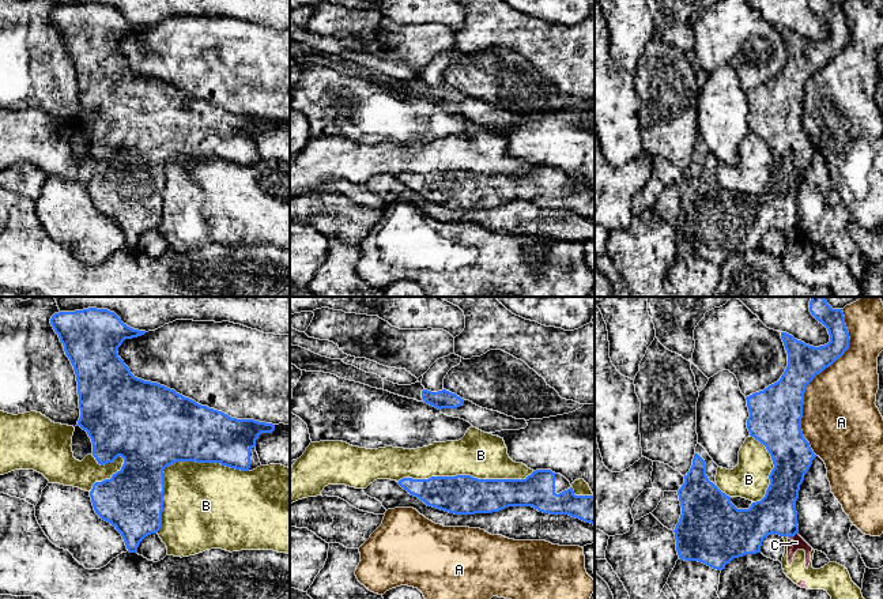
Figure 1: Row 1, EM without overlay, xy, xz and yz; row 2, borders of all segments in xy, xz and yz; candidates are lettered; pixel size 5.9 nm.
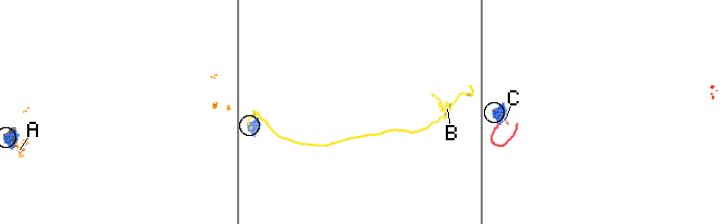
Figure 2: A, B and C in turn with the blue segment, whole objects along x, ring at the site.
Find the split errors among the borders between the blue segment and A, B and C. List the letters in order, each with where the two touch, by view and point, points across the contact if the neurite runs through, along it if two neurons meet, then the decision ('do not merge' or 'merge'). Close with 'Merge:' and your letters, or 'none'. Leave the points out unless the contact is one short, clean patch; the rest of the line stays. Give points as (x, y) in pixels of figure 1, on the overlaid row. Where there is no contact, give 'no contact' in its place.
A: meets blue in yz at (812, 379); do not merge
B: meets blue in xy at (174, 462); do not merge
C: meets blue in yz at (793, 535); do not merge
Merge: none

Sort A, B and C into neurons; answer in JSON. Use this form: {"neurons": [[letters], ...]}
{"neurons": [["A"], ["B", "C"]]}

